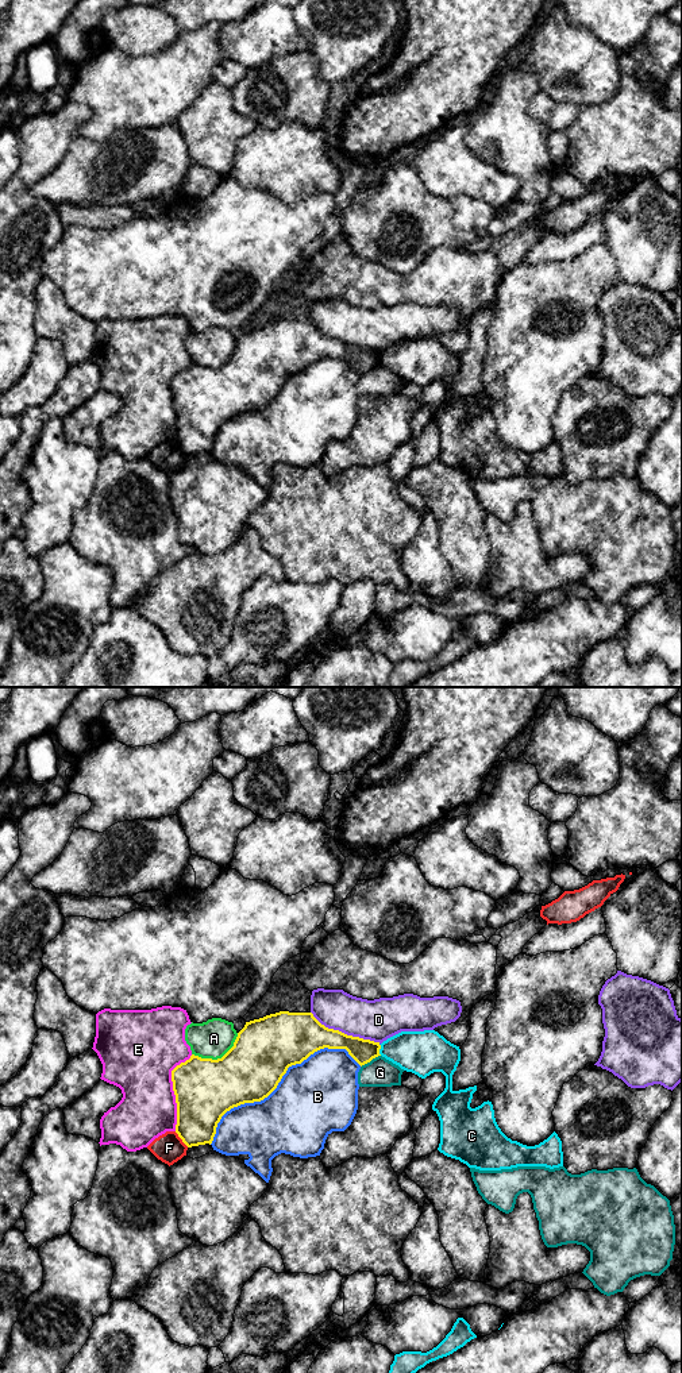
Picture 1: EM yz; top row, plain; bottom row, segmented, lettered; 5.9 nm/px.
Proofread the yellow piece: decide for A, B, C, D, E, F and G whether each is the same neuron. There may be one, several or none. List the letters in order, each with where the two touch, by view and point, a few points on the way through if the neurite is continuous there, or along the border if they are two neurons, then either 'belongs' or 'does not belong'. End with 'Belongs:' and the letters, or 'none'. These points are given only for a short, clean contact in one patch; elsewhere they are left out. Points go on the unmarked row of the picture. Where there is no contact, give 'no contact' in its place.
A: yz (218, 367) | does not belong
B: yz (280, 389) | does not belong
C: yz (378, 359) | along yz (381, 354), (380, 363) | does not belong
D: yz (343, 342) | does not belong
E: yz (173, 398) | does not belong
F: yz (181, 447) | does not belong
G: yz (370, 369) | along yz (380, 363), (361, 375) | does not belong
Belongs: none

